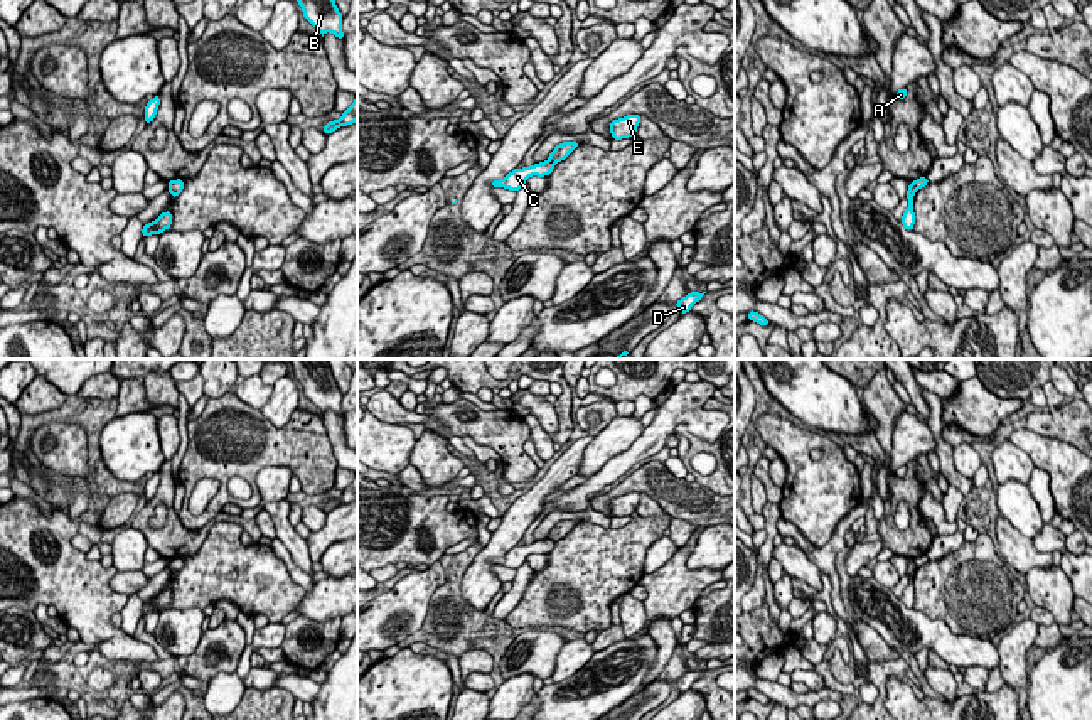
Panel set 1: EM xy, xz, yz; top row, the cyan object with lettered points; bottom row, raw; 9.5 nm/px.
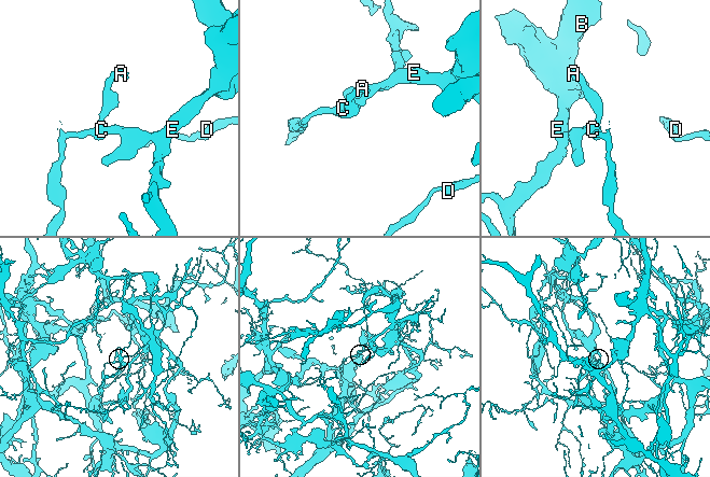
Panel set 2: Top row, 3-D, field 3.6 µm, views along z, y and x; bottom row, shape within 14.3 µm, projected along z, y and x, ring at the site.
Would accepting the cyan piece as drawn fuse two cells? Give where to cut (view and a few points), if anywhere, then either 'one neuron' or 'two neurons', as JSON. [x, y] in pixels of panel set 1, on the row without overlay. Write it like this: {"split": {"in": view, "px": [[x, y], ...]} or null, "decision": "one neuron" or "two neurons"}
{"split": {"in": "xz", "px": [[548, 537], [553, 542]]}, "decision": "two neurons"}

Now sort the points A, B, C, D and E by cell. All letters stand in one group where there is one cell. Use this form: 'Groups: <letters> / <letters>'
Groups: A B C D / E

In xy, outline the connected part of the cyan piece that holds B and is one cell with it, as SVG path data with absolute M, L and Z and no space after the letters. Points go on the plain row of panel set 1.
M290 359L293 374L302 384L303 395L322 411L332 410L344 418L342 391L332 374L329 359Z

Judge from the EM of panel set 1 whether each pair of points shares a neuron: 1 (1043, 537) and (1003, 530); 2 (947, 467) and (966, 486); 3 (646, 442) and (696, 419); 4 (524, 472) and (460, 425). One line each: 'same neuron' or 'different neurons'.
1: different neurons
2: same neuron
3: same neuron
4: same neuron

